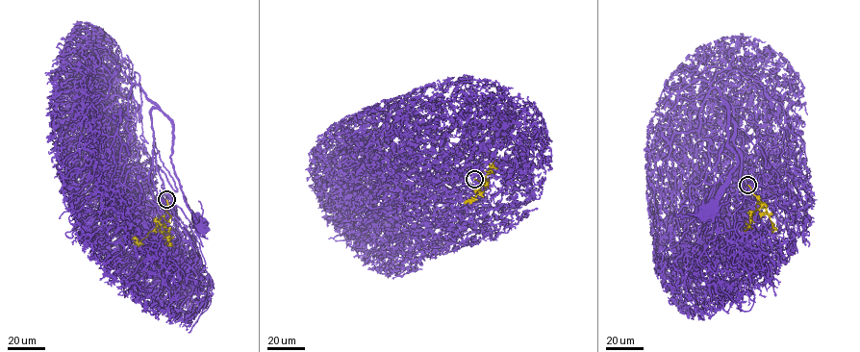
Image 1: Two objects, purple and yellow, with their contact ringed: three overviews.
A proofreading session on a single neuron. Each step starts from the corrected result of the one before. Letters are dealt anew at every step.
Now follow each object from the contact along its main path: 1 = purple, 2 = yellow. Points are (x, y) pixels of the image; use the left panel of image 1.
1: (166, 199), (173, 213), (157, 169), (153, 109), (172, 123), (173, 174), (201, 224)
2: (165, 199), (169, 222), (163, 215), (156, 223), (164, 224), (168, 229), (171, 245)

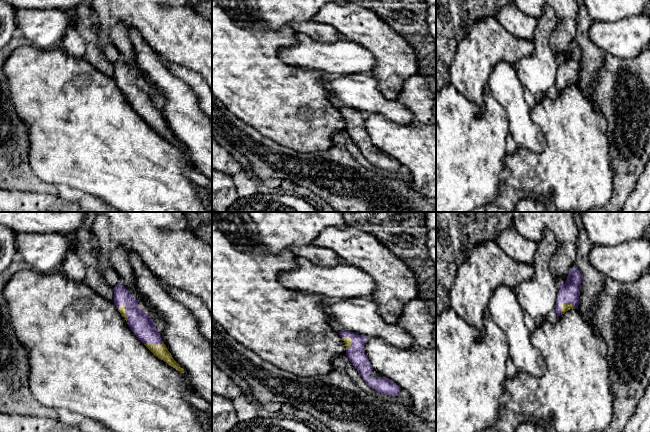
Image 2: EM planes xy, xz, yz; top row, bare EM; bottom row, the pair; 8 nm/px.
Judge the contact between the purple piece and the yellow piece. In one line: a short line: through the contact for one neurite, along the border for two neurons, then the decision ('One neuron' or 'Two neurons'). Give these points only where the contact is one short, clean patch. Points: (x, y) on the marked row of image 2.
One neuron

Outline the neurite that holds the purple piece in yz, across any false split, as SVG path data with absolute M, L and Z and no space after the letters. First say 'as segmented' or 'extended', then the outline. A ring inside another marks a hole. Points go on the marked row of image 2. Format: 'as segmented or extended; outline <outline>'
extended; outline M572 267L569 270L566 282L560 284L557 294L554 311L558 316L570 309L578 309L582 279L583 275L577 268Z

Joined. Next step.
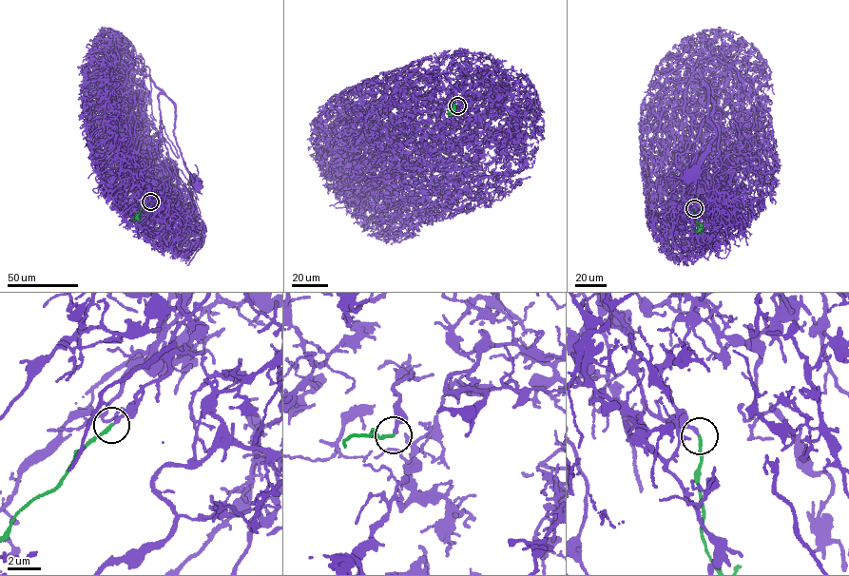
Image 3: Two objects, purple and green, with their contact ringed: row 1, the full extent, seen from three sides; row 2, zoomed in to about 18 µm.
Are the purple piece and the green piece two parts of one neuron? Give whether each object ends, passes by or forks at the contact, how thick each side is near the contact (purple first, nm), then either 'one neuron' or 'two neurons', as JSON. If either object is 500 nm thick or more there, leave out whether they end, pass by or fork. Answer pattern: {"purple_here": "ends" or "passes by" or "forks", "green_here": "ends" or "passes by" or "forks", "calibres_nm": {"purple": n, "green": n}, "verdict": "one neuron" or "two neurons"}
{"purple_here": "ends", "green_here": "ends", "calibres_nm": {"purple": 240, "green": 220}, "verdict": "one neuron"}

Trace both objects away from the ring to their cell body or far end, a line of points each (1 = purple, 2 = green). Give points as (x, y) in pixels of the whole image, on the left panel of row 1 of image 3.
1: (151, 201), (171, 177), (158, 143), (161, 94), (175, 105), (176, 144), (197, 182)
2: (150, 201), (136, 219), (137, 215)

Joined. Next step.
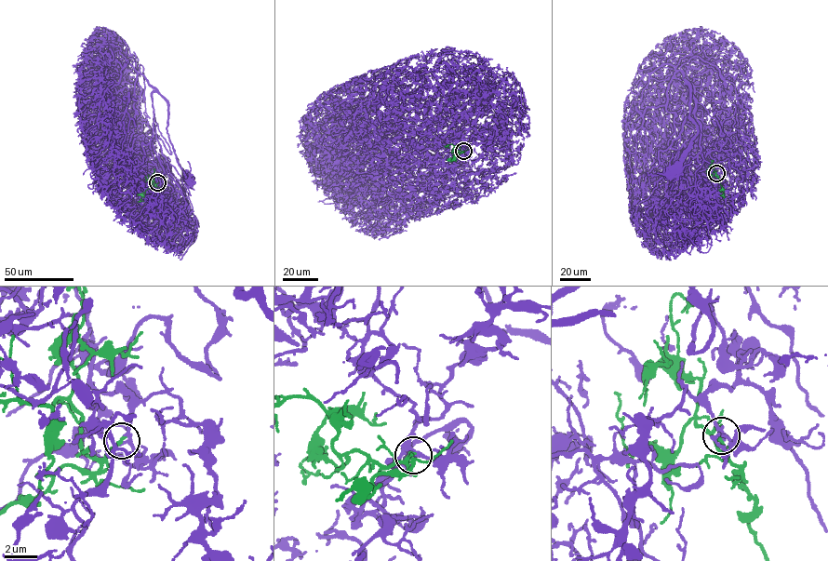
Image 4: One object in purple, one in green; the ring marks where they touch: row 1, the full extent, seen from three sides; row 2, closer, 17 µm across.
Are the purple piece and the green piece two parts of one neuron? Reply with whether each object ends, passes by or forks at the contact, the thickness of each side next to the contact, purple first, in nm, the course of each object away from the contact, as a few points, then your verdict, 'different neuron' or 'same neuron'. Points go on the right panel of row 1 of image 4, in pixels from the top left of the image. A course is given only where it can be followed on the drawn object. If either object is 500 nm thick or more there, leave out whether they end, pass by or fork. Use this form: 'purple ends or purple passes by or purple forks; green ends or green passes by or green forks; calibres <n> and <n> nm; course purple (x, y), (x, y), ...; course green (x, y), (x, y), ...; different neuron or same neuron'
purple passes by; green ends; calibres 190 and 260 nm; course purple (716, 173), (709, 152), (697, 159), (701, 129), (691, 88), (685, 84), (697, 132), (676, 170); course green (715, 173), (723, 192), (721, 195); same neuron

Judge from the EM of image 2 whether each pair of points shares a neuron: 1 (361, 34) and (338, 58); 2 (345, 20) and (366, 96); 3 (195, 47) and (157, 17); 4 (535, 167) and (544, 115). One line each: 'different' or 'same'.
1: different
2: different
3: same
4: same

